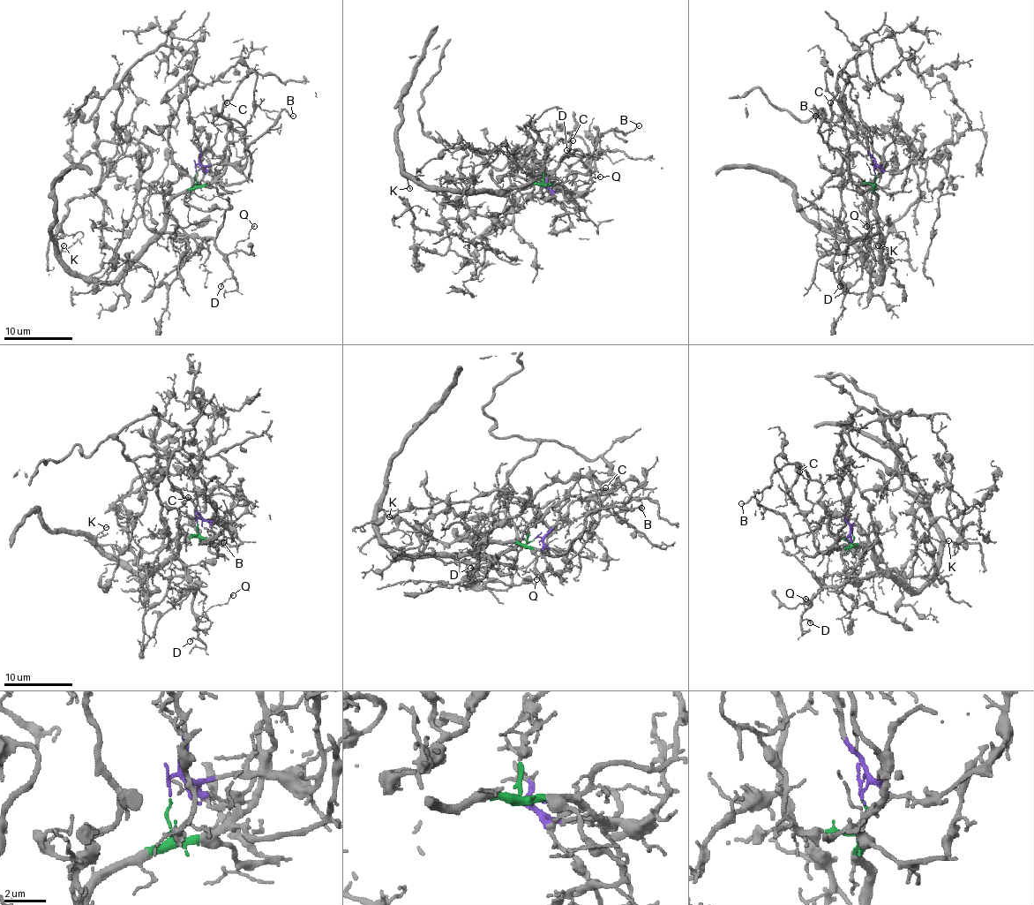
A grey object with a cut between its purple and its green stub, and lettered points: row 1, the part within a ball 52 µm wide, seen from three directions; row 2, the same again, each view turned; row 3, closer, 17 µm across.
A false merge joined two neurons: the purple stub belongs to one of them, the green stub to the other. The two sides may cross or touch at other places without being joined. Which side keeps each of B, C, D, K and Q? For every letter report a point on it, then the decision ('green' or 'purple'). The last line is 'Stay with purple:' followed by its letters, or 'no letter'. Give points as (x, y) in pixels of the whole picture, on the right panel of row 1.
B: (815, 116) | green
C: (830, 102) | green
D: (840, 286) | green
K: (878, 245) | green
Q: (866, 226) | green
Stay with purple: no letter

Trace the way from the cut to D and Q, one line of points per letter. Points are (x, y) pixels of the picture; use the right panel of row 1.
D: (874, 172), (876, 230), (874, 234), (852, 241), (843, 253), (838, 277), (840, 286)
Q: (874, 172), (876, 230), (856, 237), (845, 253), (856, 241), (863, 239), (868, 230), (866, 226)

